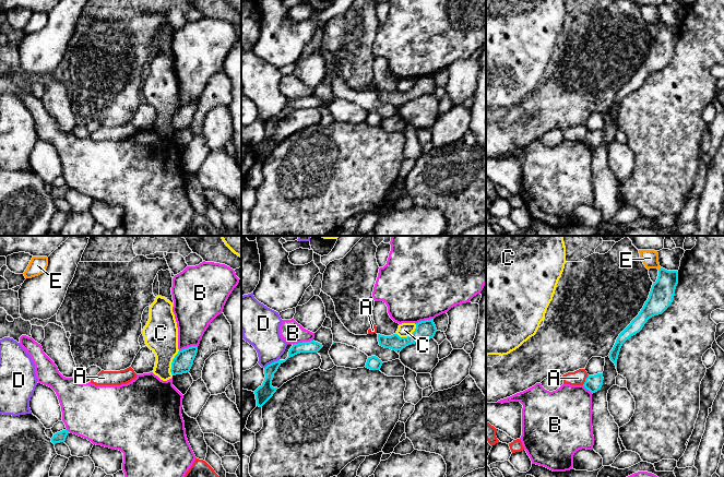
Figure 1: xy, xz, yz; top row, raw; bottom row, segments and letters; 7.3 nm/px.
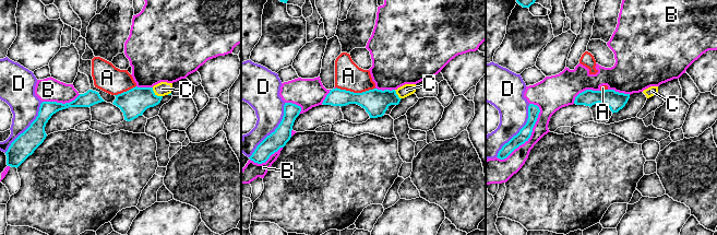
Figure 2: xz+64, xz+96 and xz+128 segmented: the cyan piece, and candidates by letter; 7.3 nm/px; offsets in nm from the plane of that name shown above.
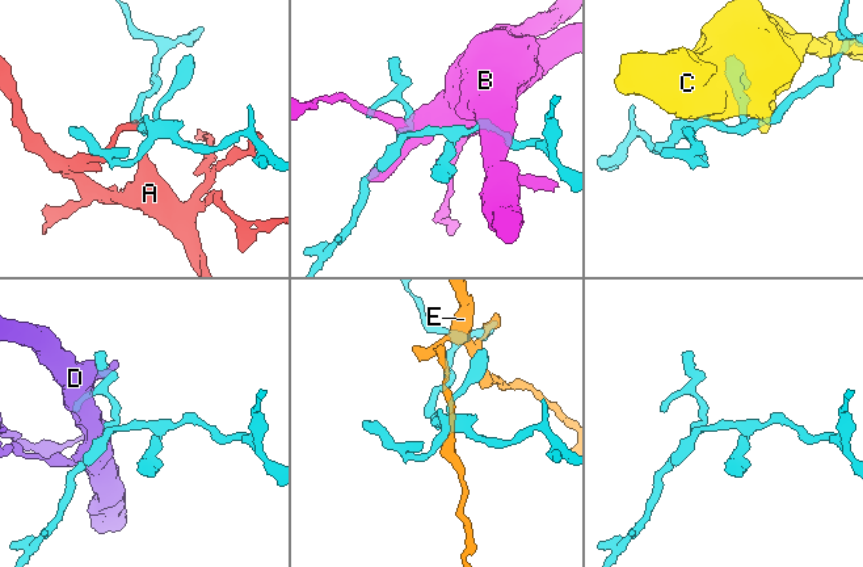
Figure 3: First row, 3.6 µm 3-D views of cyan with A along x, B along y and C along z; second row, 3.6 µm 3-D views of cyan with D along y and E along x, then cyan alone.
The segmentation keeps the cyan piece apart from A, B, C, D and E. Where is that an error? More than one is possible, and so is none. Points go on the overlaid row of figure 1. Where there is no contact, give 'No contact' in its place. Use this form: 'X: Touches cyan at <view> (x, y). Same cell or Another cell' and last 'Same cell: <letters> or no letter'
A: Touches cyan at yz (585, 380). Another cell
B: Touches cyan at xz (303, 342). Another cell
C: Touches cyan at xy (171, 362). Another cell
D: Touches cyan at xz (272, 362). Another cell
E: Touches cyan at yz (660, 269). Another cell
Same cell: no letter

